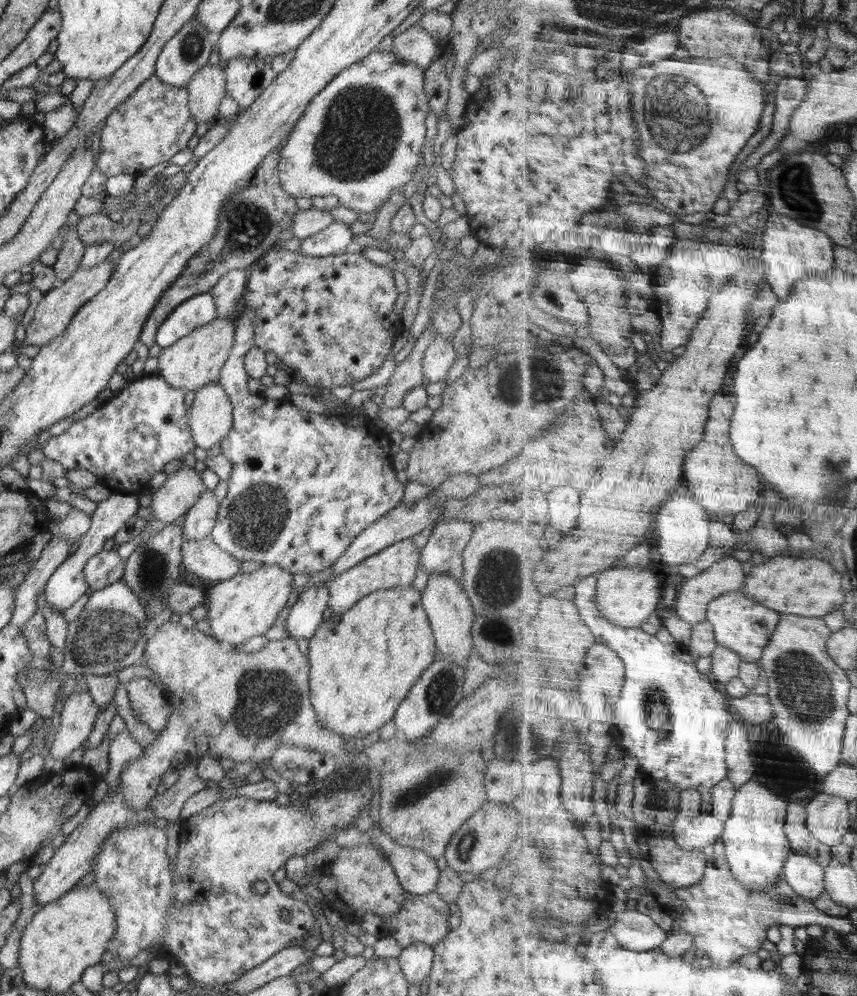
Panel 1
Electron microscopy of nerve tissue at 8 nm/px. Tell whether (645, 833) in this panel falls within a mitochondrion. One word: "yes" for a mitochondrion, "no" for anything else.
no

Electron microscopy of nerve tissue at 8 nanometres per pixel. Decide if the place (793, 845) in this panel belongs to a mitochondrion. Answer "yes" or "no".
no

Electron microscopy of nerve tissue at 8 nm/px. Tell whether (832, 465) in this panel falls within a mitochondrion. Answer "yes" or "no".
yes

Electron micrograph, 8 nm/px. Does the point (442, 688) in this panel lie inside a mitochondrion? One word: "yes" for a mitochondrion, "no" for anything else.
yes

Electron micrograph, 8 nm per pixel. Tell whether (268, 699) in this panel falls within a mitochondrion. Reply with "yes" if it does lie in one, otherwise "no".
yes

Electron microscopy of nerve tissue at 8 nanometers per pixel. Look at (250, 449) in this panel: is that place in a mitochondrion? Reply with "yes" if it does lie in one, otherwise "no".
no

